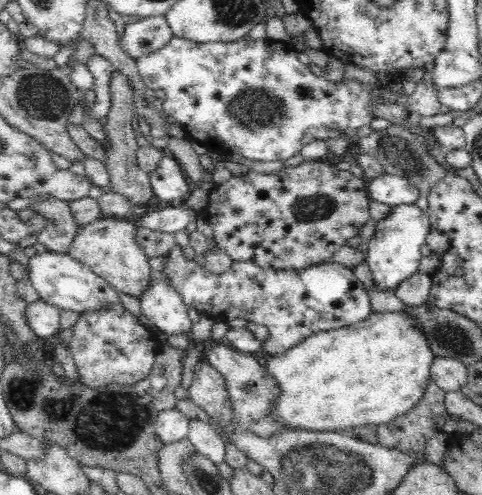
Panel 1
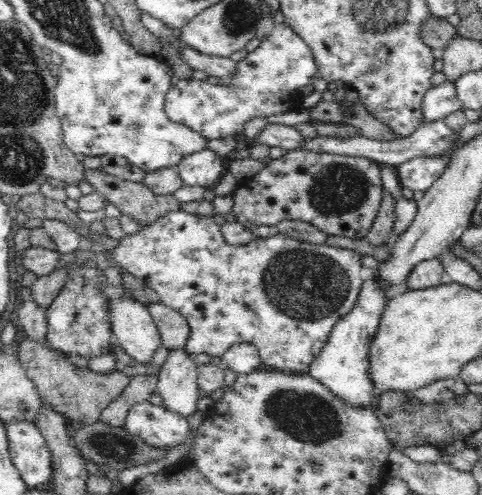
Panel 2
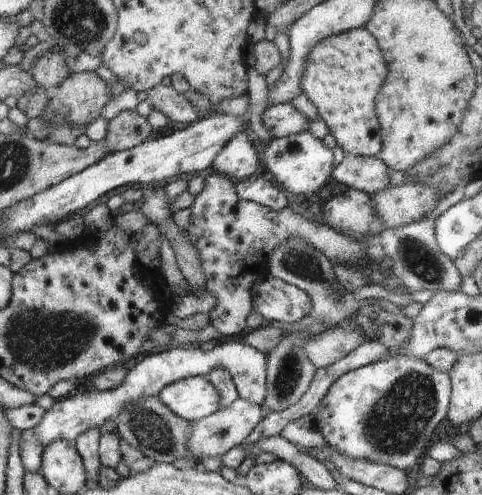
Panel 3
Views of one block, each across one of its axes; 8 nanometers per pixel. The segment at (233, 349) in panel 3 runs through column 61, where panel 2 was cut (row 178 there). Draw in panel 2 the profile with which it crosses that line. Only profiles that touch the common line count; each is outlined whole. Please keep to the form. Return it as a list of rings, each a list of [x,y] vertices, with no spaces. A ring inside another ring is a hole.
[[[416,158],[416,160],[410,160],[406,164],[400,164],[396,166],[396,174],[398,174],[398,180],[400,180],[400,188],[408,188],[412,192],[428,192],[428,188],[432,188],[436,184],[436,180],[440,180],[440,176],[446,172],[448,168],[448,162],[452,158]]]

